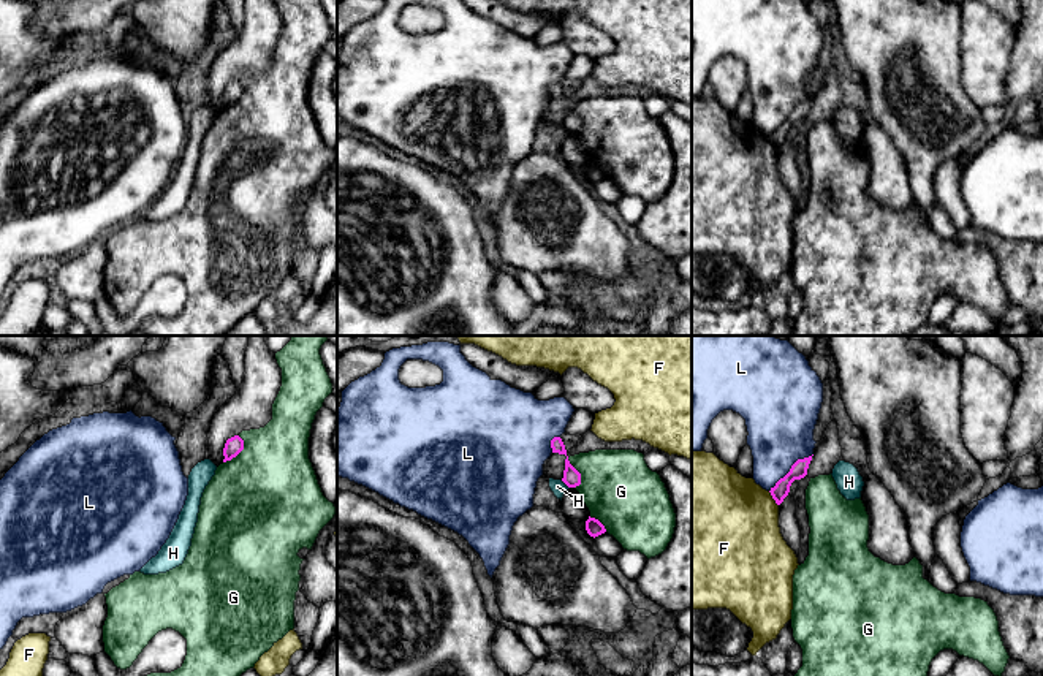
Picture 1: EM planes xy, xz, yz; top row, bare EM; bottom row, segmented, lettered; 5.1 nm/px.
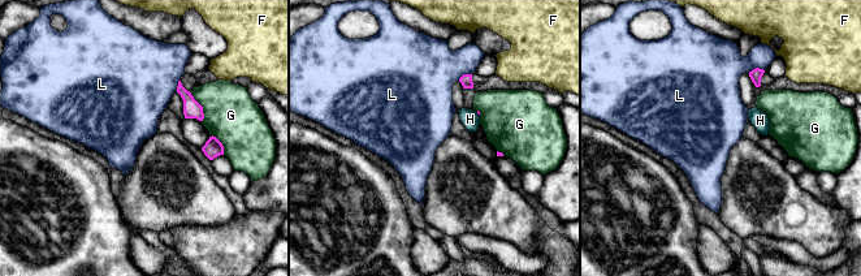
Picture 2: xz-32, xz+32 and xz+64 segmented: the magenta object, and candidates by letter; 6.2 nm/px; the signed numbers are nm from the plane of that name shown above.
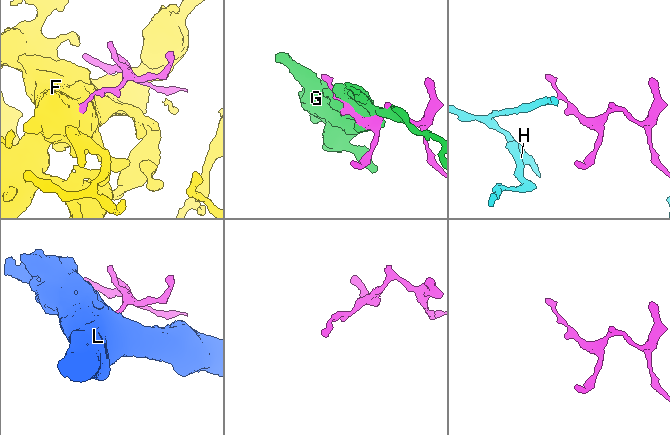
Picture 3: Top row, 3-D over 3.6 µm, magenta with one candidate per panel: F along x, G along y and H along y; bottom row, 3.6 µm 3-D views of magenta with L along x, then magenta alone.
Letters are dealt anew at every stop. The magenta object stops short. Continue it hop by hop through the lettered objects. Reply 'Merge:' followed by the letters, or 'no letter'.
Merge: no letter

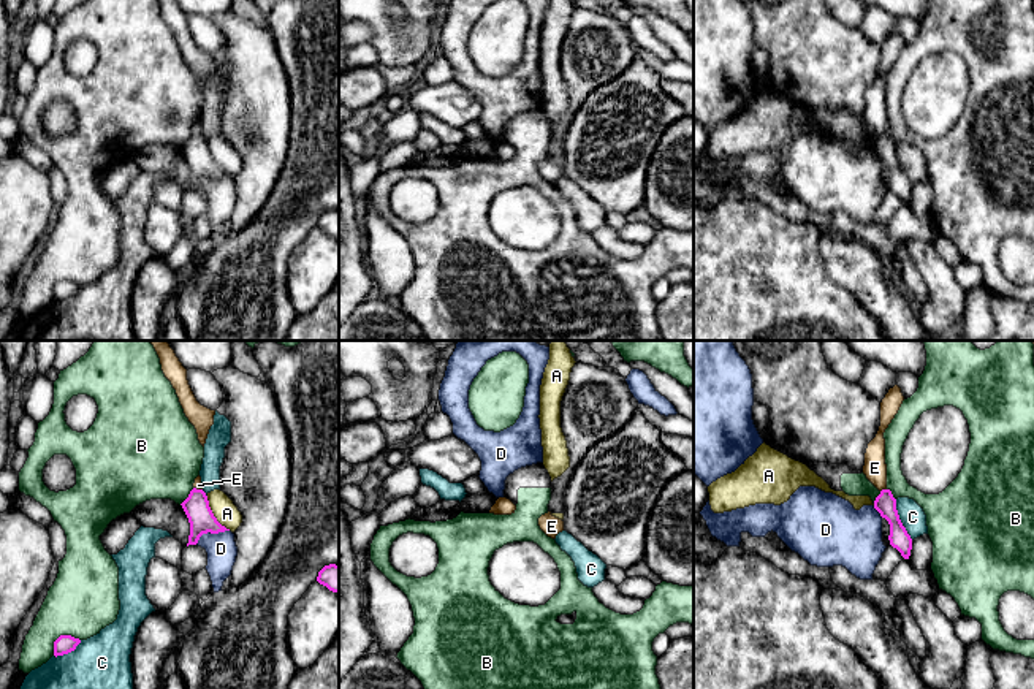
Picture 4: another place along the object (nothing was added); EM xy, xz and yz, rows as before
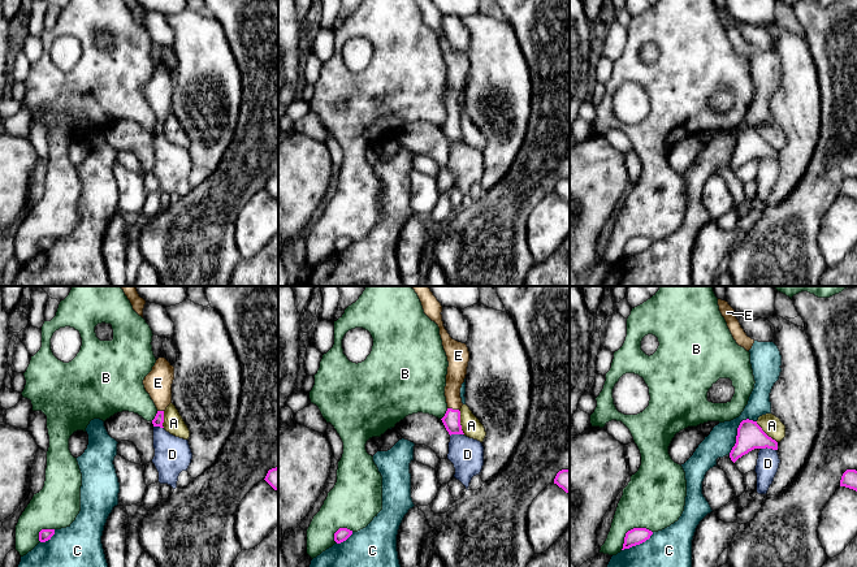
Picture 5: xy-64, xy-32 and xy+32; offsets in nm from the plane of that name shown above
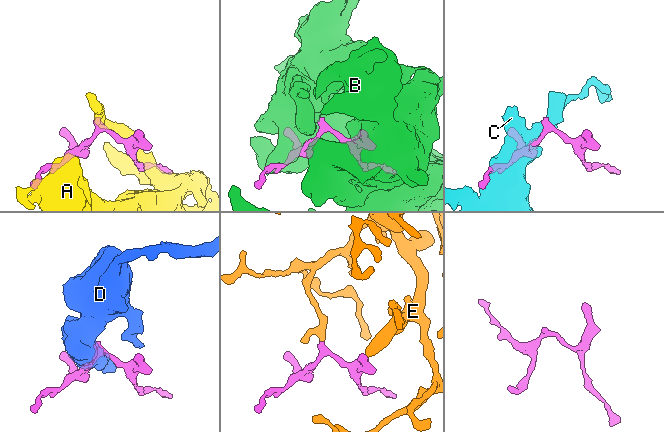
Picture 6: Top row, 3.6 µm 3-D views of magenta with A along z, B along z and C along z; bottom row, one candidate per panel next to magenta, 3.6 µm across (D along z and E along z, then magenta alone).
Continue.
Merge: E

